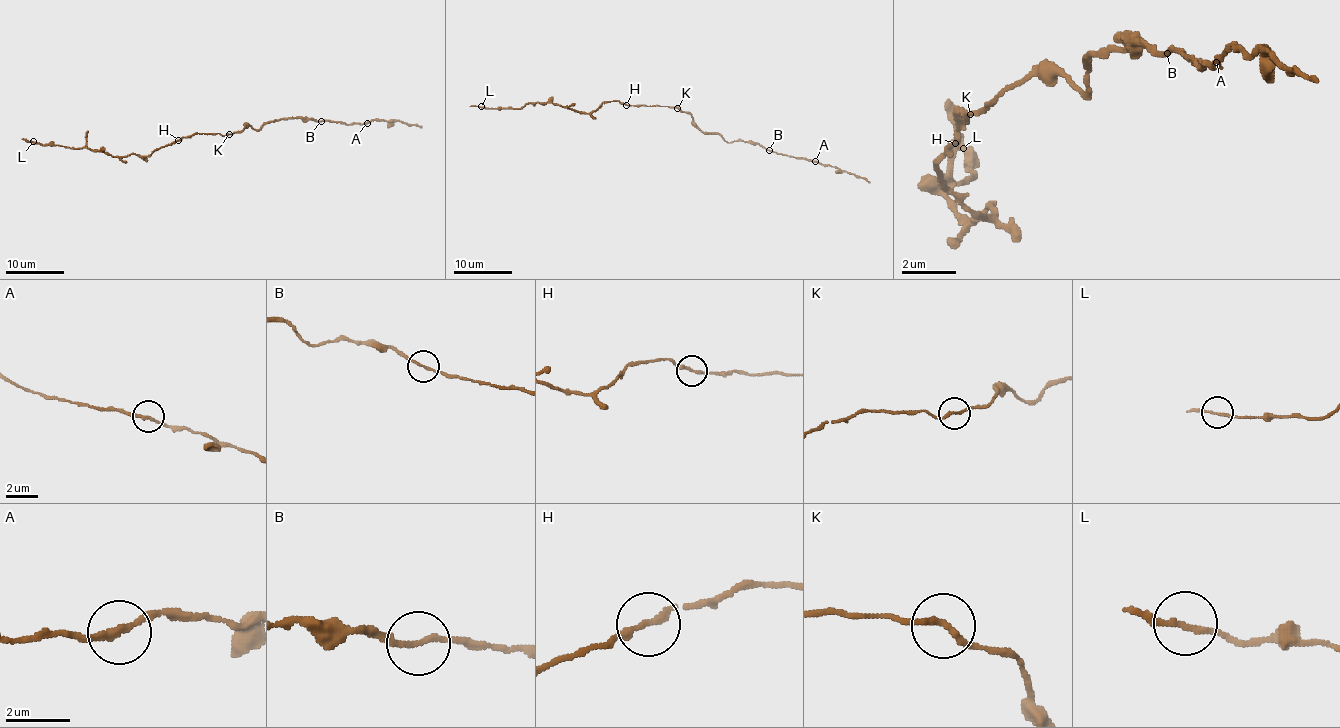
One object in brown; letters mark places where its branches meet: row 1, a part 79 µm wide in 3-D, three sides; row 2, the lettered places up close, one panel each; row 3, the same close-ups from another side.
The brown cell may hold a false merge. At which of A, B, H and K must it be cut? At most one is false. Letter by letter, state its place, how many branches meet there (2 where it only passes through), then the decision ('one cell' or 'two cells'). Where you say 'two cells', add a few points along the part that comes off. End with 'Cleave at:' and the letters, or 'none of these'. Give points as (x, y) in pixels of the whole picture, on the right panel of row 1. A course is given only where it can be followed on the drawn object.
A: at (1216, 62); 2 branches meet; one cell
B: at (1167, 53); 2 branches meet; one cell
H: at (955, 143); 2 branches meet; one cell
K: at (970, 114); 2 branches meet; one cell
Cleave at: none of these

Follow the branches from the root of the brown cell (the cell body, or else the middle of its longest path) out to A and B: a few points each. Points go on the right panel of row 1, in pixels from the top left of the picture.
A: (963, 121), (1024, 80), (1058, 73), (1085, 94), (1085, 67), (1133, 46), (1119, 40), (1201, 67), (1214, 60)
B: (963, 121), (1024, 80), (1058, 73), (1085, 94), (1085, 67), (1133, 46), (1119, 40), (1167, 53)

